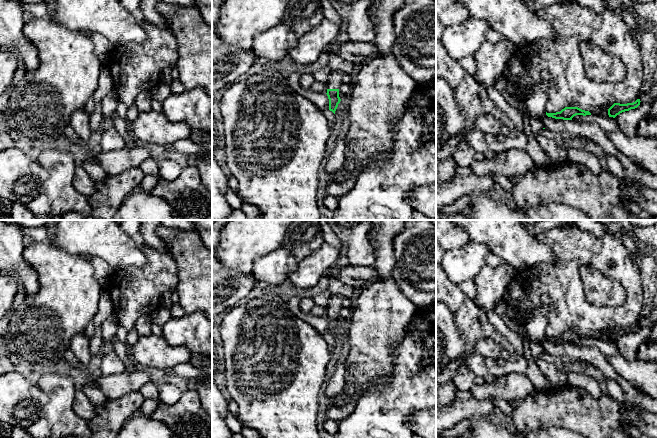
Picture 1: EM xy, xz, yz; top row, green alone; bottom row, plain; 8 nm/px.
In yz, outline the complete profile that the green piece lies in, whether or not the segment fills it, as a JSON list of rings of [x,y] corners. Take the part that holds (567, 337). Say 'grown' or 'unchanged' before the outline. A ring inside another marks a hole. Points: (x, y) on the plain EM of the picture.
unchanged; [[[565,331],[560,336],[556,337],[546,336],[546,339],[548,341],[552,341],[555,343],[572,344],[572,342],[576,339],[586,340],[586,339],[591,339],[591,337],[589,335],[582,334],[578,331]]]

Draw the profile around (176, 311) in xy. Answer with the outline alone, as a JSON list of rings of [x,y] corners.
[[[179,303],[173,304],[169,311],[170,311],[171,318],[180,318],[186,314],[184,309]]]

